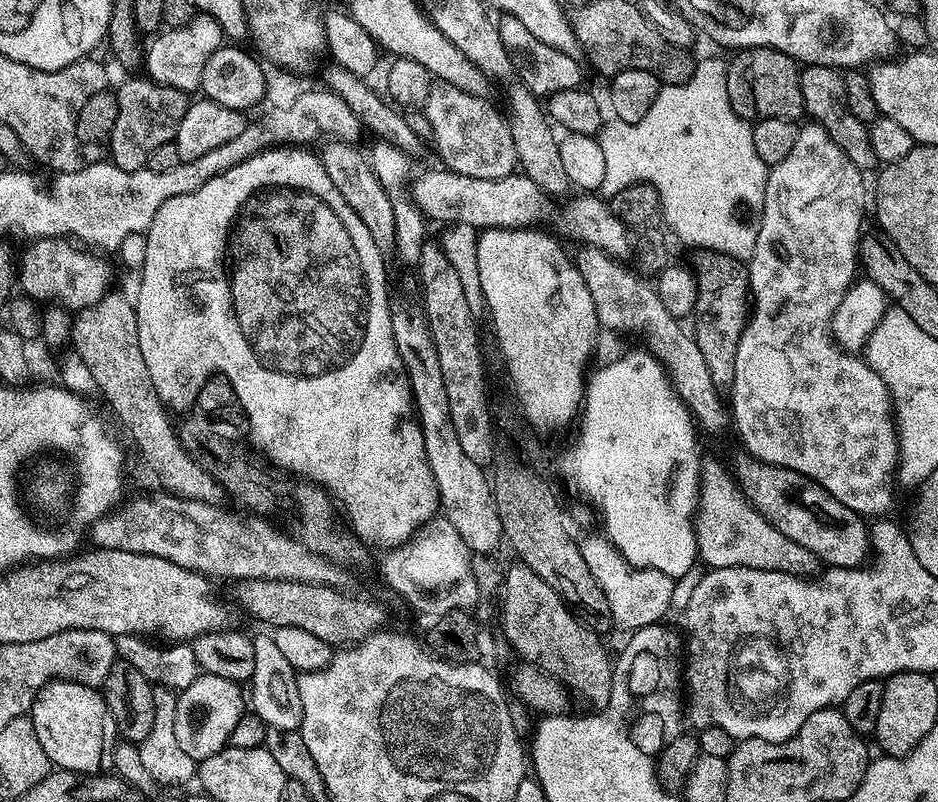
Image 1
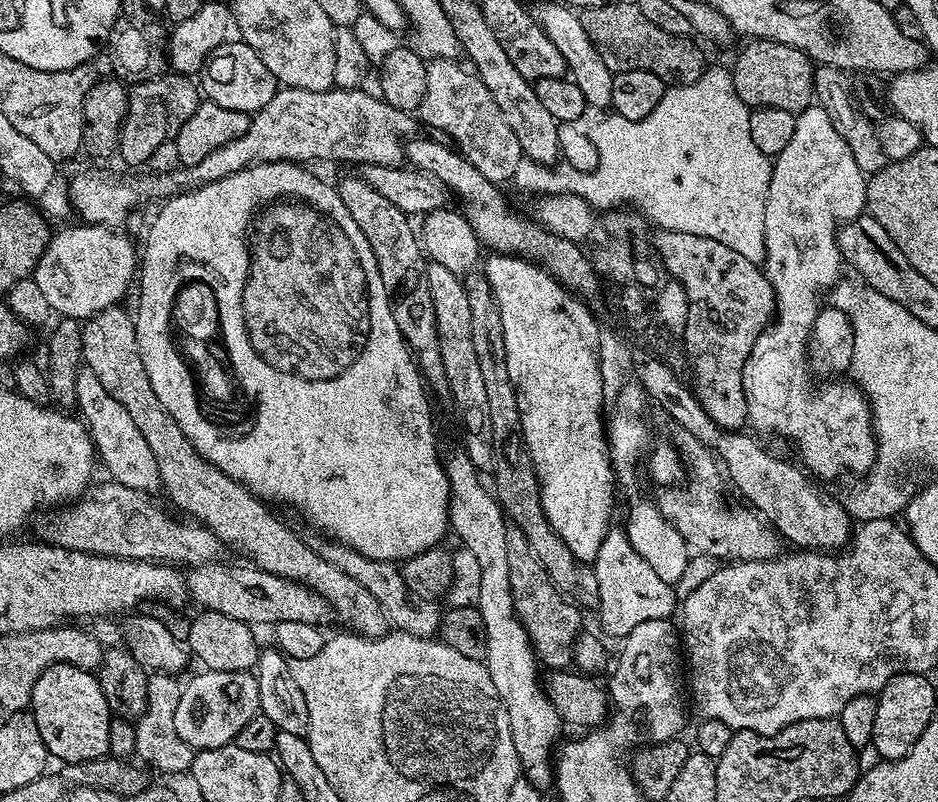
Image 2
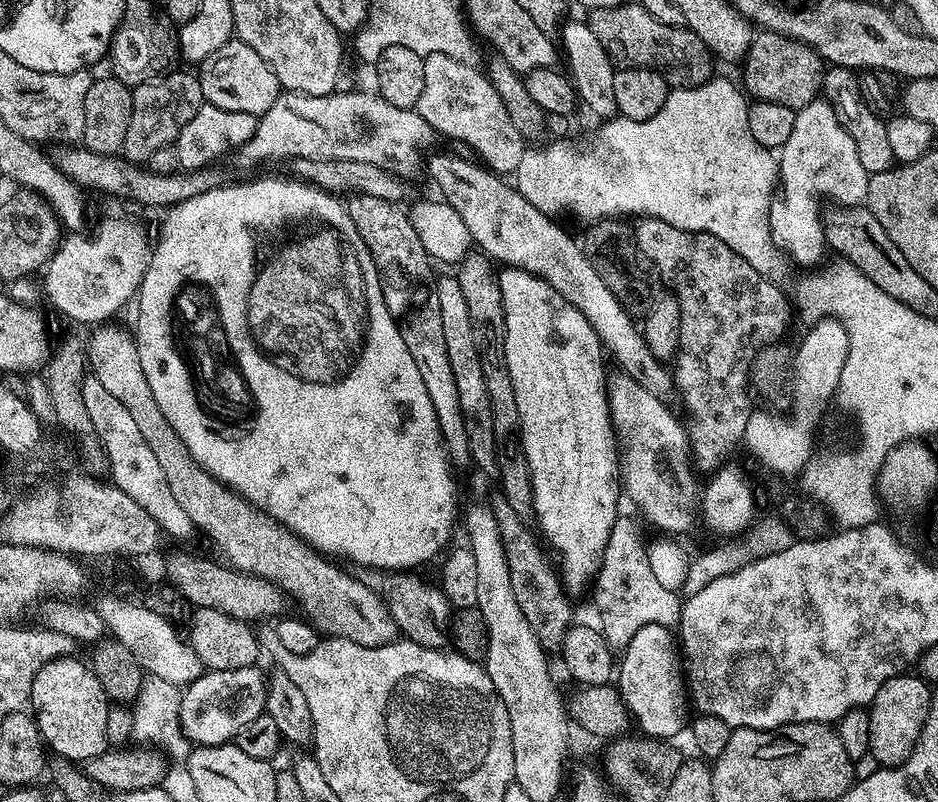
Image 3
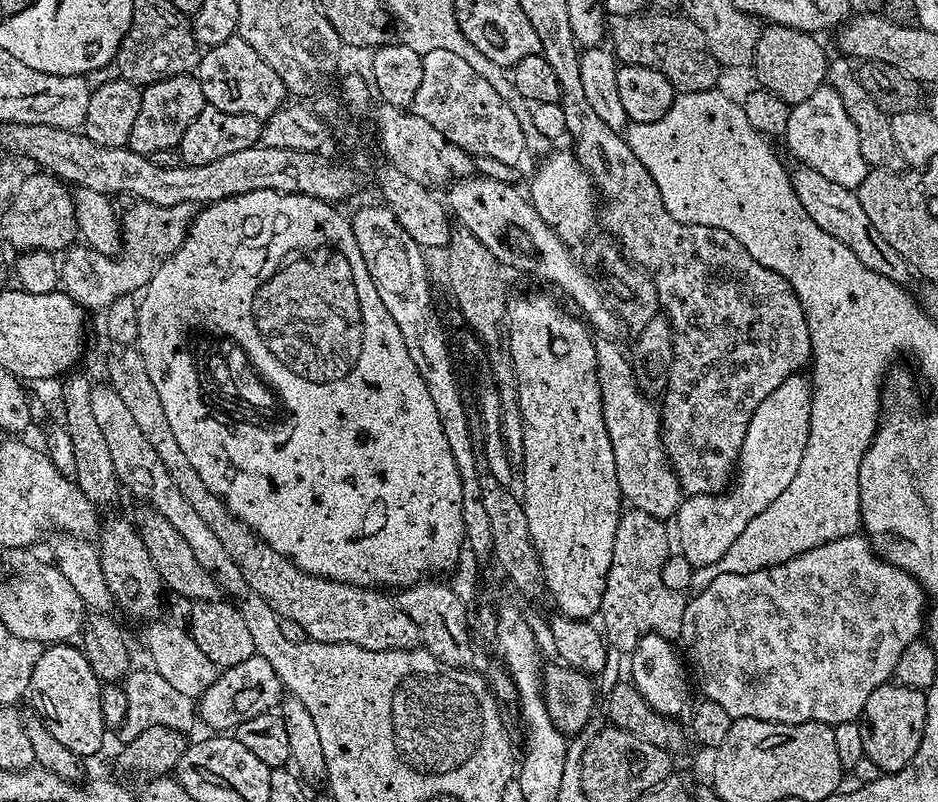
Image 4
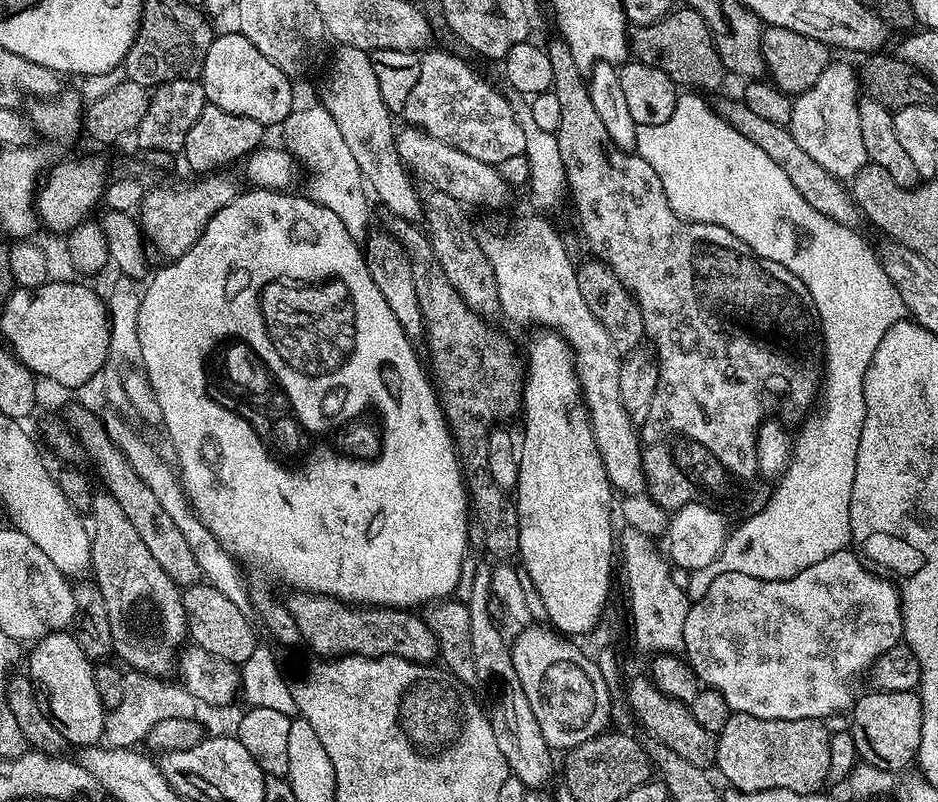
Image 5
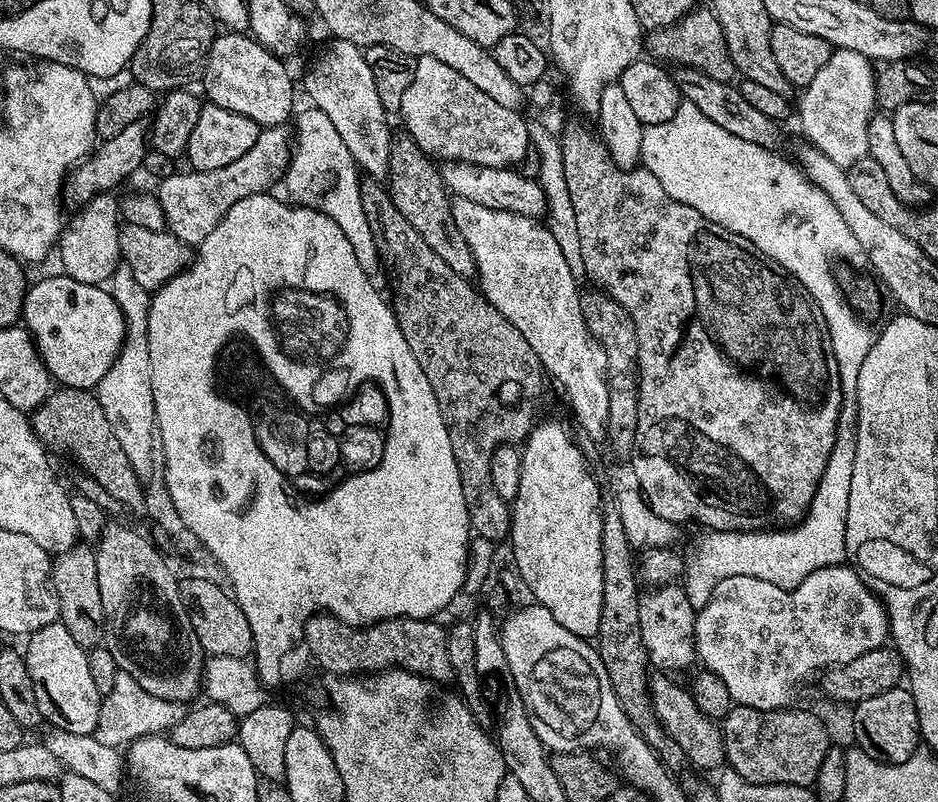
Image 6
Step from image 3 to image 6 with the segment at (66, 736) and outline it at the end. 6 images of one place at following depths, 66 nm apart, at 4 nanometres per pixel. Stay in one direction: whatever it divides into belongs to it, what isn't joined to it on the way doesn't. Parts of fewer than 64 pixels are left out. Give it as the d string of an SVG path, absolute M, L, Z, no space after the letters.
M55 622L42 626L27 637L28 645L22 648L26 666L30 670L30 682L34 682L34 698L38 702L38 710L44 715L45 721L53 728L61 728L73 734L90 735L98 726L98 710L102 699L98 686L94 686L94 678L90 678L88 653L78 642L74 642L70 630L62 623Z

